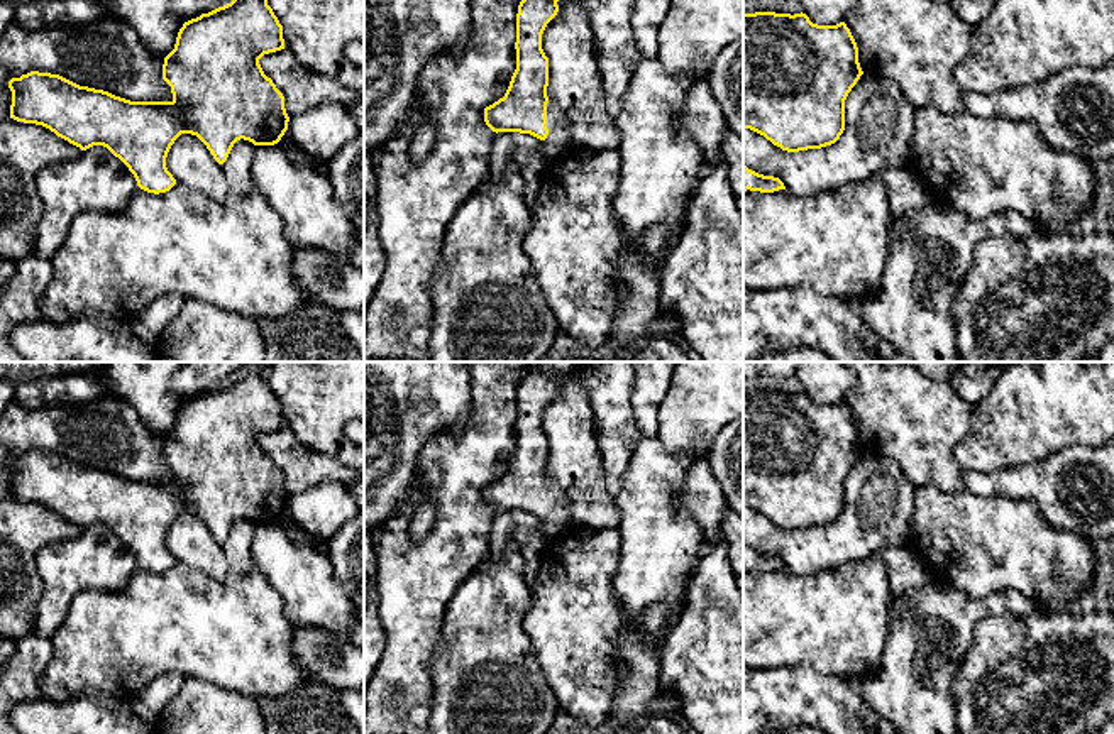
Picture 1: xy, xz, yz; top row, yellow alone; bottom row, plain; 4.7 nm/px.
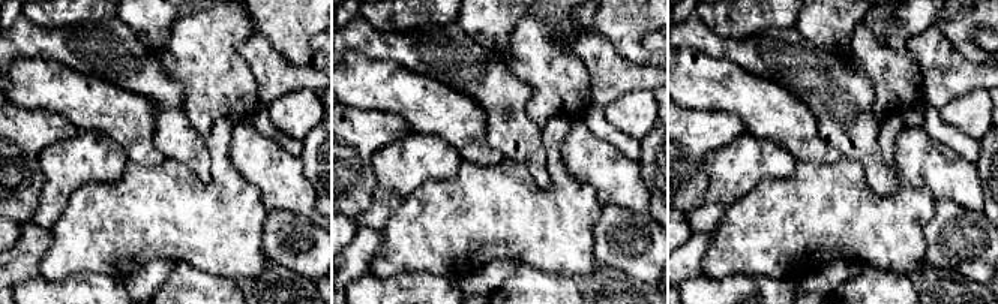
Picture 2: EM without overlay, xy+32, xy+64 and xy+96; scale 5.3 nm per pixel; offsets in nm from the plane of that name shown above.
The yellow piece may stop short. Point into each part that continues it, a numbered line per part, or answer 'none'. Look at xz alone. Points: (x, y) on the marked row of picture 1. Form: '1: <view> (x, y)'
1: xz (557, 142)

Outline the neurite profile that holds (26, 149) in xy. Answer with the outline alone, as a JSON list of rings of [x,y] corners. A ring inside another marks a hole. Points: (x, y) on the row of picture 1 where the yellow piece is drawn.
[[[14,118],[0,122],[0,257],[32,255],[44,205],[37,174],[51,164],[81,156],[81,149],[42,125]]]

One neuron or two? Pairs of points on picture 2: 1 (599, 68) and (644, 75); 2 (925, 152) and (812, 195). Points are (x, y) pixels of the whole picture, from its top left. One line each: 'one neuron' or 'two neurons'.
1: one neuron
2: two neurons

